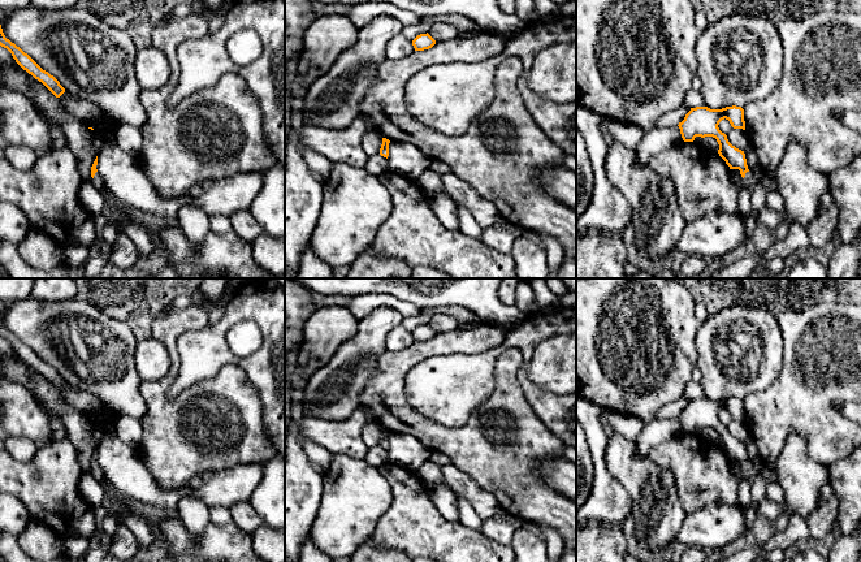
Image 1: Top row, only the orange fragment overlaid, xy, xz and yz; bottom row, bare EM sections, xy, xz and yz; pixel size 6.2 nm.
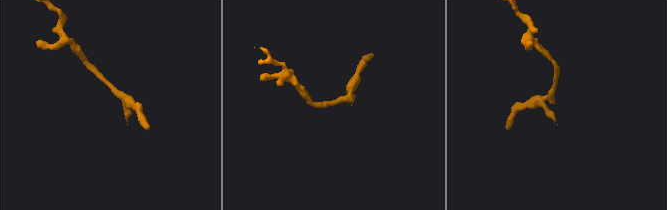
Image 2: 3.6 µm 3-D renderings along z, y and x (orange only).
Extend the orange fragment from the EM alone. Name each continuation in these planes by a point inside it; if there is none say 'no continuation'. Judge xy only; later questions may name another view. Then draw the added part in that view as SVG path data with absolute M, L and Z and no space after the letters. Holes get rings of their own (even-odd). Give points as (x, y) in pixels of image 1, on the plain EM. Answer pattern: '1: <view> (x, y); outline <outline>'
1: xy (98, 471); outline M98 463L95 464L95 467L94 467L92 471L94 471L94 475L95 475L96 480L98 480L100 484L103 484L103 483L107 480L103 470L99 467Z

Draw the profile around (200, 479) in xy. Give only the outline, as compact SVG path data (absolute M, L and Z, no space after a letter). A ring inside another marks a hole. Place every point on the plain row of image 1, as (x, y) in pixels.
M215 472L198 474L187 483L187 485L191 488L199 488L204 485L205 483L208 483L212 479L213 474Z

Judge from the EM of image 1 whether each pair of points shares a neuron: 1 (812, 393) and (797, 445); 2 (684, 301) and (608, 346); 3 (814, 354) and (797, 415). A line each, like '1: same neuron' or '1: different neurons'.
1: different neurons
2: same neuron
3: same neuron

